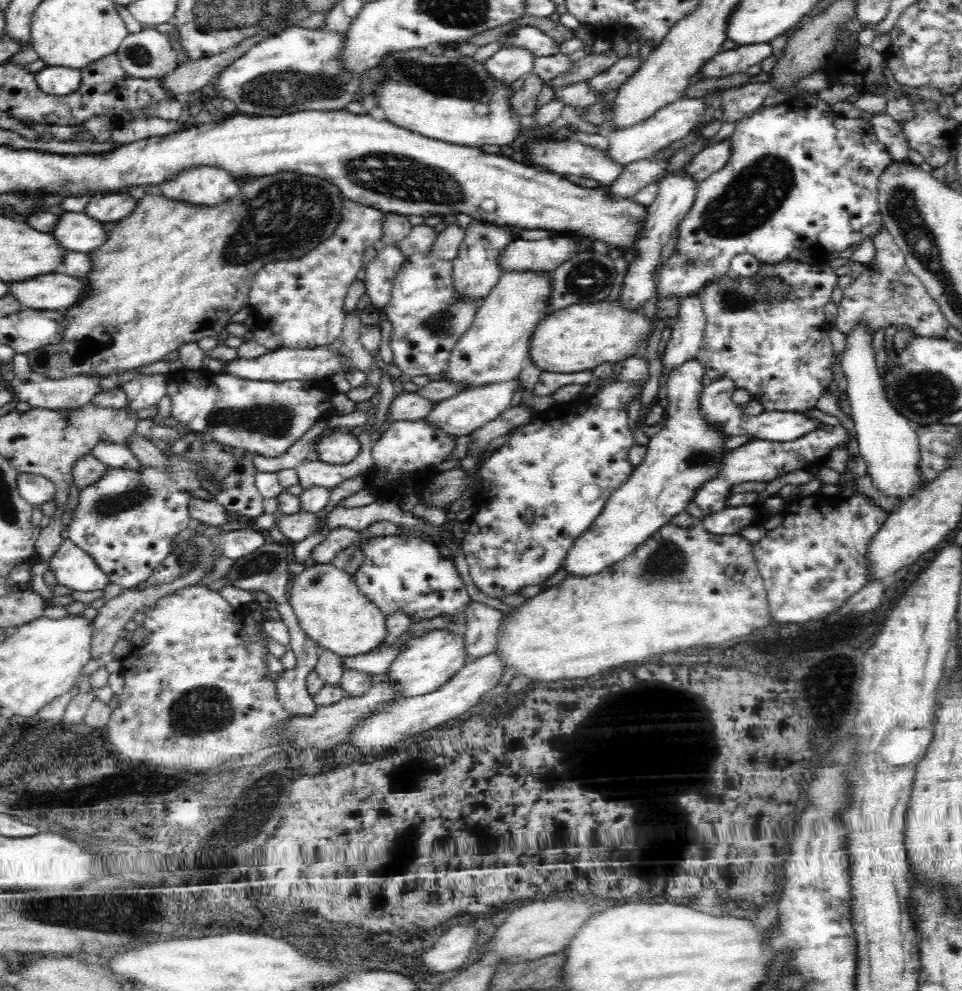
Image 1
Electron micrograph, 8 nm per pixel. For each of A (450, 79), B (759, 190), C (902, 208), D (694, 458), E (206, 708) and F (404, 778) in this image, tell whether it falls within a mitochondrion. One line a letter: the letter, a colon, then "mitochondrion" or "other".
A: mitochondrion
B: mitochondrion
C: mitochondrion
D: mitochondrion
E: mitochondrion
F: other

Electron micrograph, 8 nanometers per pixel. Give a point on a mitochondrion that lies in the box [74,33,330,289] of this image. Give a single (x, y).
(138, 55)

